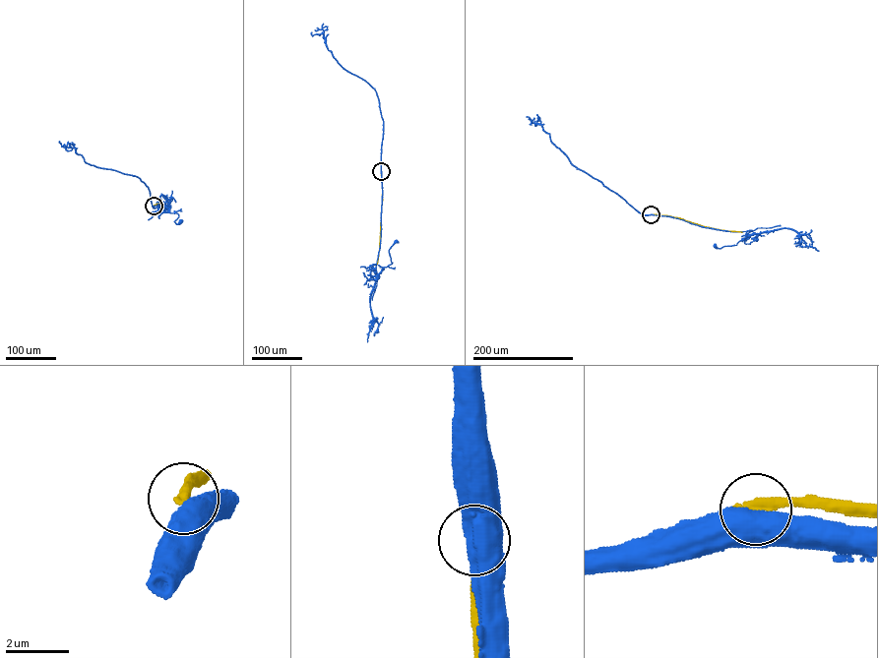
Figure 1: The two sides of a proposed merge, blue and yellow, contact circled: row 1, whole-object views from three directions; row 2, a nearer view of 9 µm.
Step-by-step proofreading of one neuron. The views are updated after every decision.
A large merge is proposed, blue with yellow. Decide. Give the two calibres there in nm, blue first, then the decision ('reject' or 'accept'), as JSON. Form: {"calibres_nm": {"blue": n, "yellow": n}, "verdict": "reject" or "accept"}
{"calibres_nm": {"blue": 650, "yellow": 360}, "verdict": "reject"}

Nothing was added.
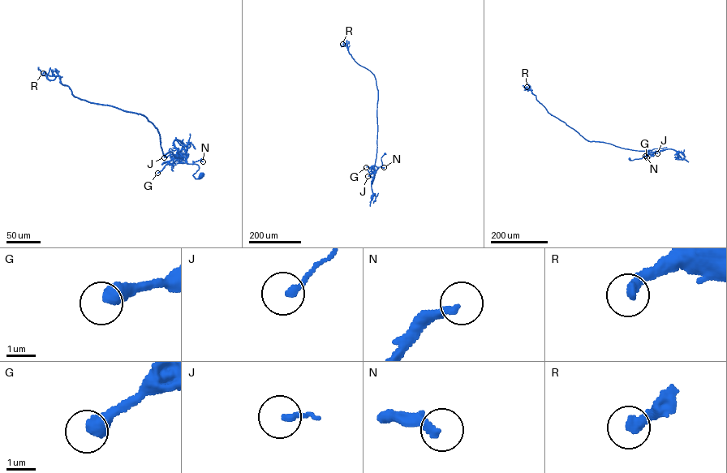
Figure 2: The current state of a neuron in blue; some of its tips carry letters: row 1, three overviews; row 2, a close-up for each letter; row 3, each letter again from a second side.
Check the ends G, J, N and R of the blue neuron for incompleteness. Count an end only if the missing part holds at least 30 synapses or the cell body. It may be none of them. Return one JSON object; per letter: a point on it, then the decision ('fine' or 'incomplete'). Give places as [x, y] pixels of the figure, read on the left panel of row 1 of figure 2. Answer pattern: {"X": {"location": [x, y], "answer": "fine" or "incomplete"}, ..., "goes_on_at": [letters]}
{"G": {"location": [157, 173], "answer": "fine"}, "J": {"location": [164, 157], "answer": "fine"}, "N": {"location": [203, 161], "answer": "fine"}, "R": {"location": [43, 73], "answer": "fine"}, "goes_on_at": []}

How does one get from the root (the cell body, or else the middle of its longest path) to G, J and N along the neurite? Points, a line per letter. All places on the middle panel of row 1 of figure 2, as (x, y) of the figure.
G: (385, 153), (381, 158), (383, 165), (375, 172), (371, 167), (366, 167)
J: (385, 153), (381, 158), (383, 165), (367, 176)
N: (385, 153), (381, 157), (383, 165), (380, 166), (384, 167)

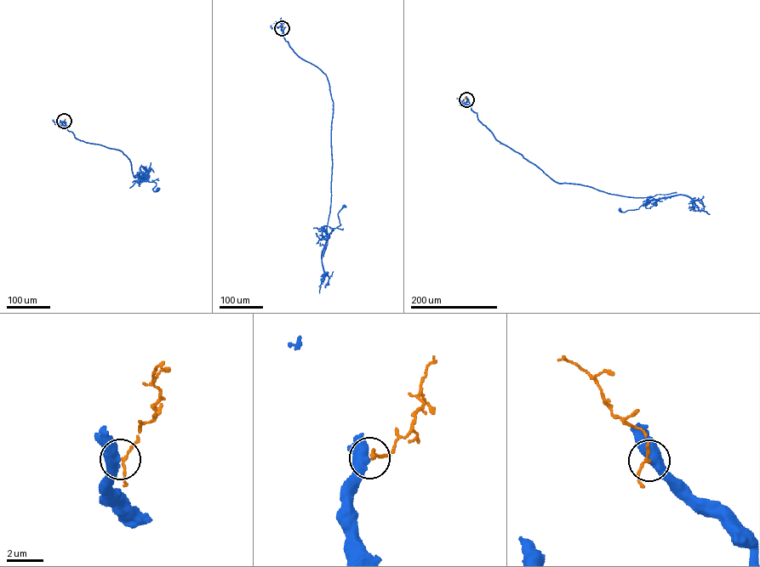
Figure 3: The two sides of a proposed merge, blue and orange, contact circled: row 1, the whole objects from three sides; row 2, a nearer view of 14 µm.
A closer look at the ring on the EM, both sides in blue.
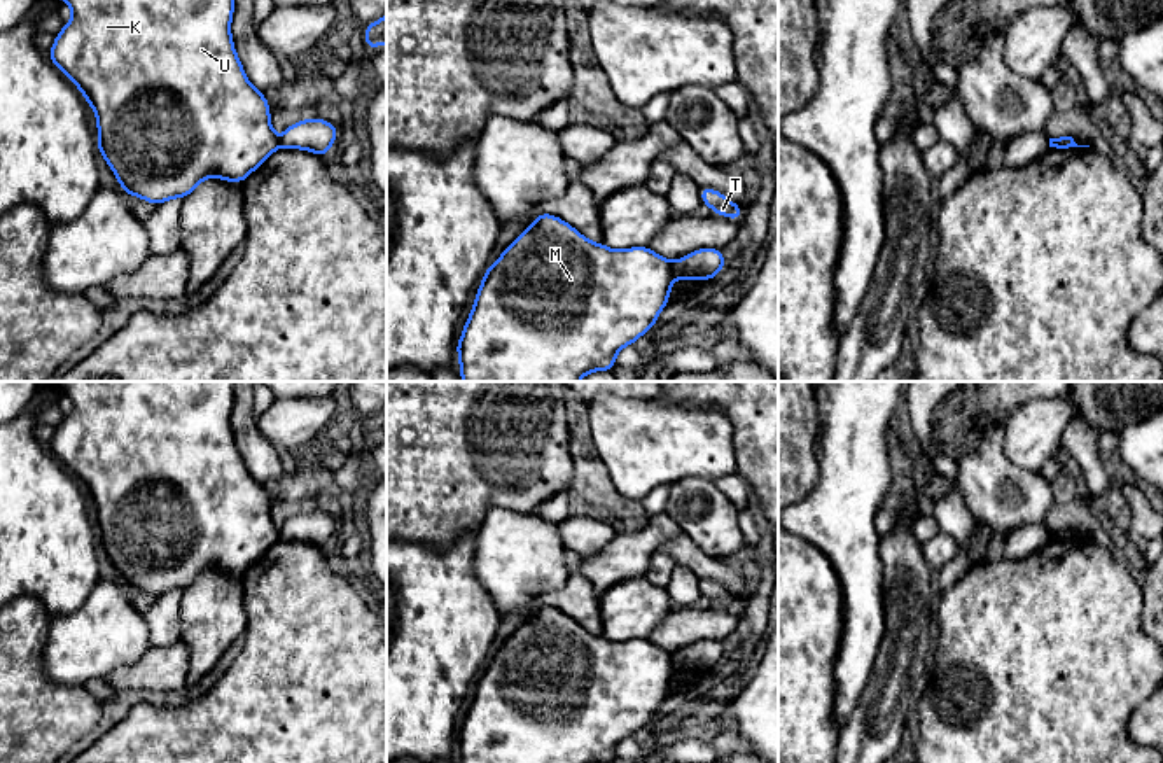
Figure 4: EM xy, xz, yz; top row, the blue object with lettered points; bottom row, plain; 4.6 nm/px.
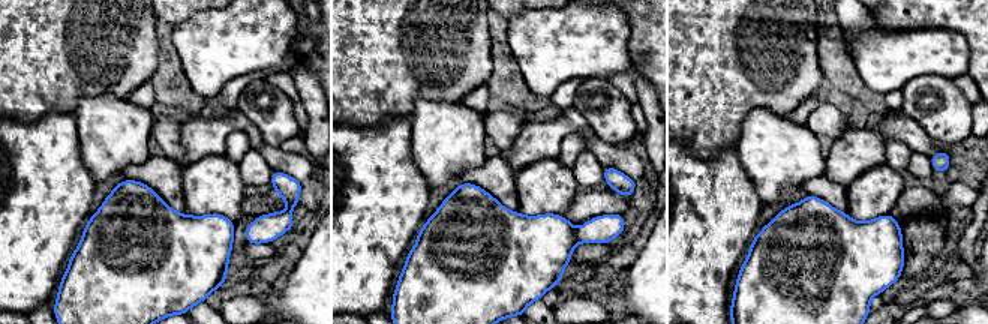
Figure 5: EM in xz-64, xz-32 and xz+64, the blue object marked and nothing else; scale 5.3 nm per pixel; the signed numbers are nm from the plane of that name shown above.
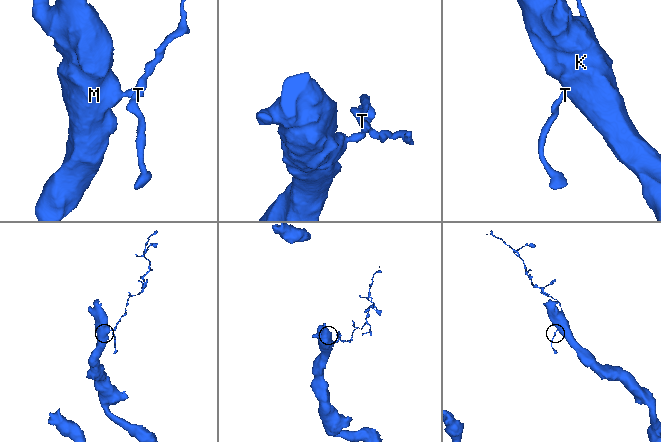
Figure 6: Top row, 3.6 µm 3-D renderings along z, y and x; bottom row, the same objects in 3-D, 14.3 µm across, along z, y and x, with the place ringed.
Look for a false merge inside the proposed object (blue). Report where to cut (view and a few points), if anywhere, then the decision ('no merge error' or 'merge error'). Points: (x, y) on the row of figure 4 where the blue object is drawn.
cut xz (670, 263), (670, 270), (675, 275); merge error

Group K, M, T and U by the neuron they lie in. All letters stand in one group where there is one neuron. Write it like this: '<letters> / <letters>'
K M U / T

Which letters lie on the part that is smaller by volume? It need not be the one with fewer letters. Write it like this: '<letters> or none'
T

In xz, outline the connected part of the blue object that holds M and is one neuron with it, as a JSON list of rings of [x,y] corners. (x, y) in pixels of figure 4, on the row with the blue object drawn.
[[[542,214],[486,270],[463,332],[456,343],[463,382],[579,382],[593,371],[612,371],[623,346],[654,327],[670,301],[672,261],[649,247],[612,250],[582,236],[563,219]]]

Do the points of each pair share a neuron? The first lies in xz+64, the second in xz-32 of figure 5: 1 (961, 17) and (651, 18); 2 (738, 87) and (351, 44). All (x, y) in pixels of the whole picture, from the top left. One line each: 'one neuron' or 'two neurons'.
1: one neuron
2: one neuron

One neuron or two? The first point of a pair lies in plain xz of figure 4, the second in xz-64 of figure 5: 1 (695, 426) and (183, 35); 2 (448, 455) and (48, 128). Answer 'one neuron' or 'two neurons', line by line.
1: one neuron
2: two neurons

